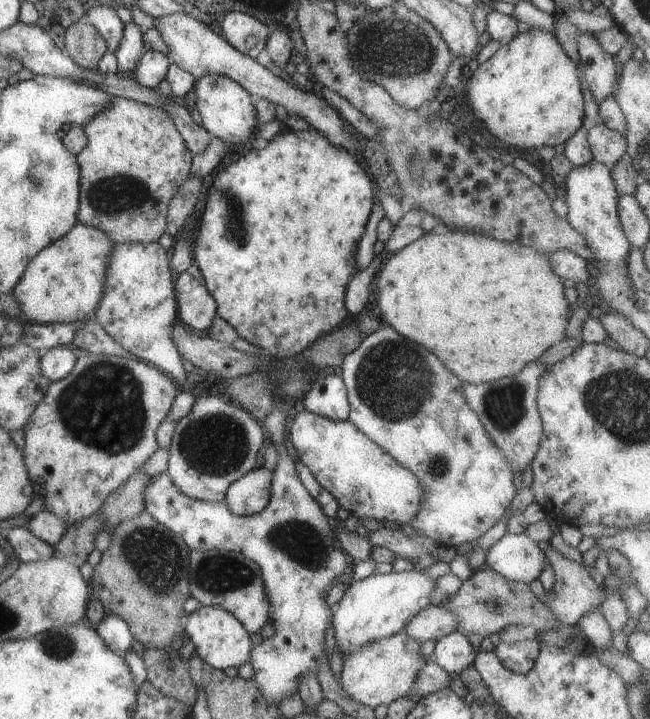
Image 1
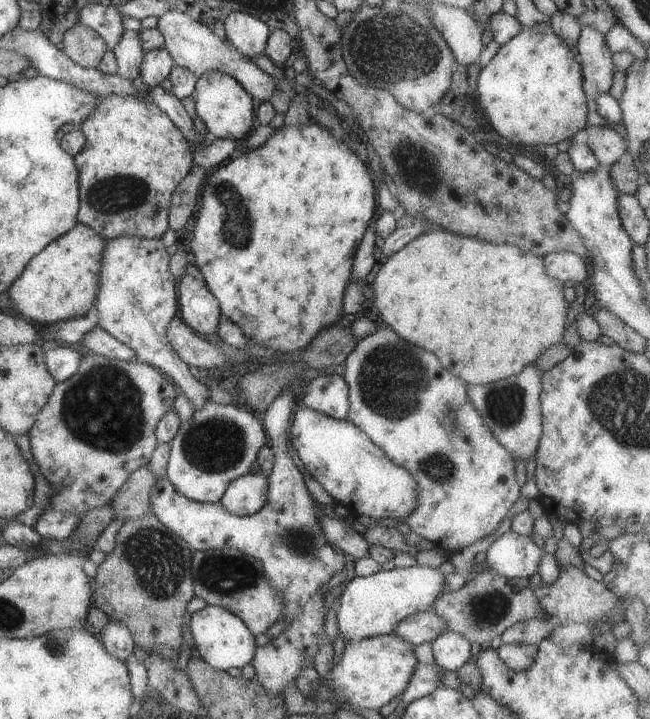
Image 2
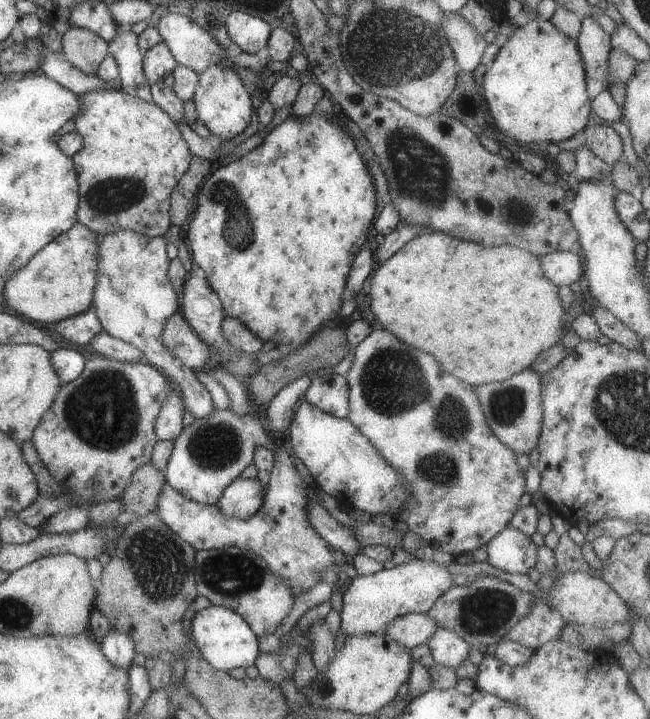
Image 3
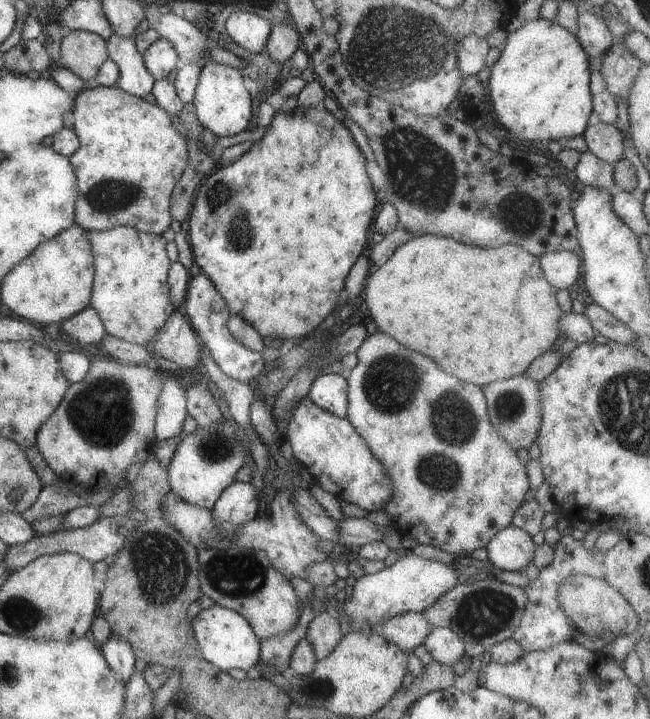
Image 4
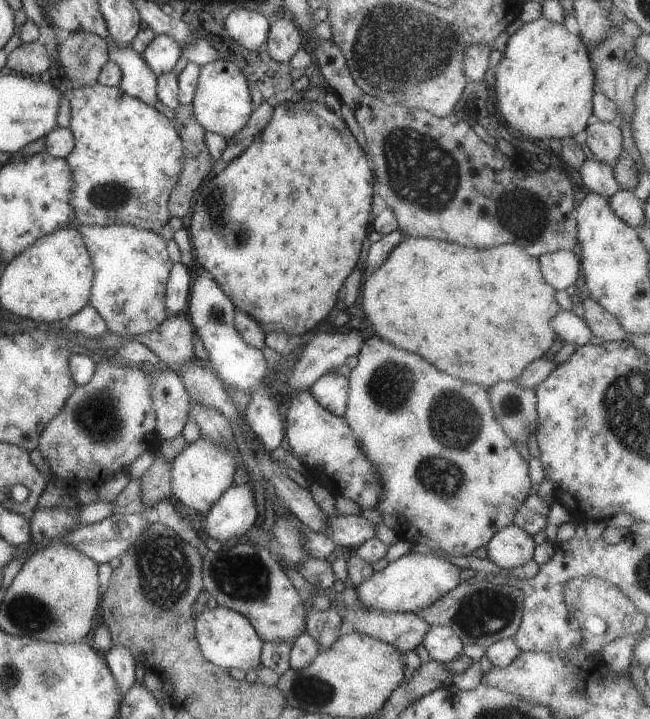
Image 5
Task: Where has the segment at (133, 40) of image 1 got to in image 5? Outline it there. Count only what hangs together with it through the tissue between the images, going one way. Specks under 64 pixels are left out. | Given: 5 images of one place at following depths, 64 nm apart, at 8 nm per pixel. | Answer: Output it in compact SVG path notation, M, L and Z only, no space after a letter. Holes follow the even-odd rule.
M112 36L105 38L108 44L108 56L110 61L118 64L122 73L120 88L150 106L154 106L158 102L158 86L157 76L150 70L150 66L146 64L144 57L132 48L132 46L124 46L118 48L116 40Z

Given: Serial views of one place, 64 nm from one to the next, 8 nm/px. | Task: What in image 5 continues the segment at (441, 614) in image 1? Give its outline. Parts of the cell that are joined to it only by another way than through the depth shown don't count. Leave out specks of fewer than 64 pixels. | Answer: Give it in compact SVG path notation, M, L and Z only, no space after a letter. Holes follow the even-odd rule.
M351 584L342 593L342 597L344 600L343 622L345 630L368 634L372 638L384 640L384 642L396 646L404 654L418 648L426 633L430 630L431 626L428 622L422 616L418 616L417 613L382 612L382 610L370 610L370 608L362 606L362 602L358 602L356 589Z

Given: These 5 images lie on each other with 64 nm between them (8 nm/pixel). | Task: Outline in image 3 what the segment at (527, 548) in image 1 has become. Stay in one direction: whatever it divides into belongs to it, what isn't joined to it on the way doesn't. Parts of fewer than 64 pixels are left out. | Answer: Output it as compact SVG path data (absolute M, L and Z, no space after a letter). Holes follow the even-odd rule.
M508 526L487 543L488 562L510 574L528 574L537 562L537 546L526 534Z

